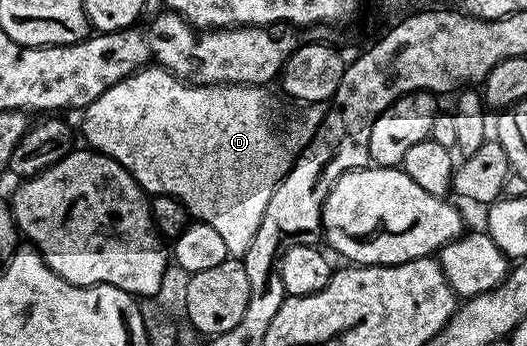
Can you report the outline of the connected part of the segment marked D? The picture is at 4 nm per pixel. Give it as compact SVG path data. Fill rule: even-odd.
M154 64L145 66L141 70L136 70L125 80L113 84L109 92L101 92L93 104L89 104L82 111L83 114L83 134L87 137L86 145L92 150L99 151L100 154L109 156L117 160L135 178L135 182L148 195L154 196L164 194L173 196L182 206L187 209L188 215L194 221L204 222L213 226L214 231L218 231L228 249L230 257L242 259L245 252L249 252L249 244L253 244L253 236L257 236L257 228L261 228L261 216L265 216L265 208L269 205L269 196L277 188L277 184L289 172L289 168L295 162L295 157L313 140L317 128L323 123L325 113L324 107L319 104L311 104L303 110L291 123L287 130L279 127L279 122L275 119L275 110L271 107L271 98L268 91L262 86L242 86L241 84L217 84L216 86L190 86L187 82L182 82L175 74L170 74L162 66Z

